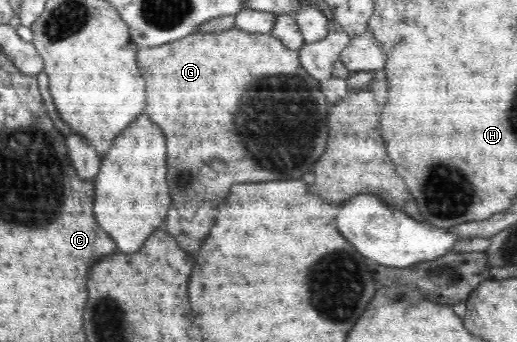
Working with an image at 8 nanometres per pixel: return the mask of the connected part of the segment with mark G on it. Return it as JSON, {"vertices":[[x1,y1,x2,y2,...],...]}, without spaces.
{"vertices":[[237,27,224,31,196,31,186,35,186,38,180,38,174,42,167,42,160,46,141,47,137,54,137,64,146,80,146,94,148,94,146,114,150,114,150,118,154,118,154,122,158,122,158,126,162,126,162,130,166,130,168,162,170,162,167,184,170,186,170,196,172,196,171,206,176,206,176,208,190,206,192,208,194,202,206,202,206,198,210,200,210,204,220,202,222,198,226,198,230,186,240,184,240,182,300,178,306,172,310,172,312,164,322,156,322,150,326,150,328,104,326,104,326,96,318,88,319,81,316,78,310,78,310,75,302,68,297,50,292,50,270,33,254,33,240,30]]}

